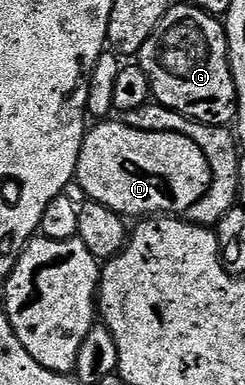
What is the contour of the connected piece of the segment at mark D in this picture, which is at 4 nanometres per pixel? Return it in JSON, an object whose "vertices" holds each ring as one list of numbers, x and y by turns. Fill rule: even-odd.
{"vertices":[[100,121,92,125,96,127,89,126,78,153,75,182,80,183,91,202,106,205,106,209,121,217,180,217,213,186,210,165,190,137,182,133,142,133,140,129,130,129,123,121,112,122]]}

